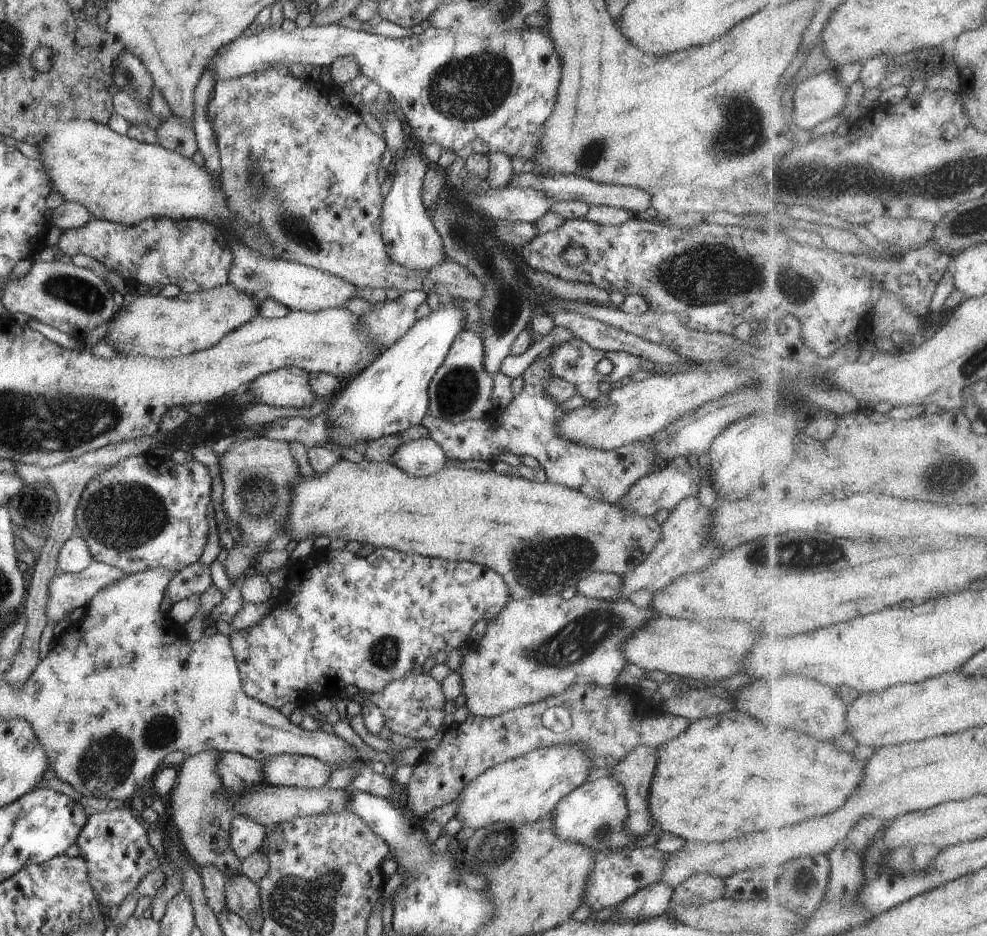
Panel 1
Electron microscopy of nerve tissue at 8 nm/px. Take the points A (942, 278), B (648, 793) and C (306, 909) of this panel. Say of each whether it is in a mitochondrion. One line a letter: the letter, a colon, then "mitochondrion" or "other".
A: other
B: other
C: mitochondrion

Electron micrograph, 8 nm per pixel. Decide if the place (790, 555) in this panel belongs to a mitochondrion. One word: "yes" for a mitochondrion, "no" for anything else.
yes

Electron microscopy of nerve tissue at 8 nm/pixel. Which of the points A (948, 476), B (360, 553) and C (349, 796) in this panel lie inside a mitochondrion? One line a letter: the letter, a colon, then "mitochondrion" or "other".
A: mitochondrion
B: other
C: other

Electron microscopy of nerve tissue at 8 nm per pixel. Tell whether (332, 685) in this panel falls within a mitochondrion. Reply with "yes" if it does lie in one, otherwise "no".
no

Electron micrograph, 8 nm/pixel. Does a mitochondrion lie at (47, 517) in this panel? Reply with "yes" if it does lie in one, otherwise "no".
no

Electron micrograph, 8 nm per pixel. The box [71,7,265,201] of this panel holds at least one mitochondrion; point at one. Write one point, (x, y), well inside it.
(128, 76)

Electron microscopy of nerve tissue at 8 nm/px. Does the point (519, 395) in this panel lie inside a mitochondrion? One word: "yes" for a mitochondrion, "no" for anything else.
no

